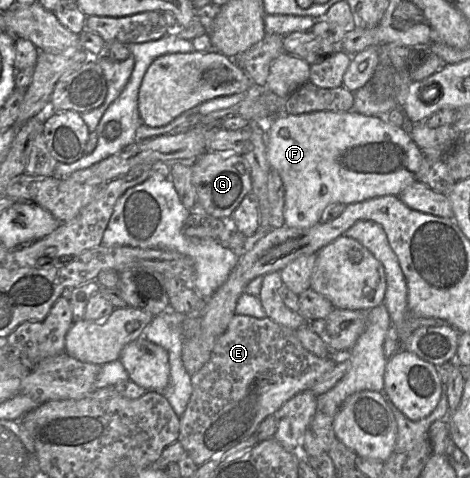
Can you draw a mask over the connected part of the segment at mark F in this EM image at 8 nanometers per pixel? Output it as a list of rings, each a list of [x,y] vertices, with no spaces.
[[[326,110],[275,116],[266,124],[266,153],[271,170],[280,175],[284,185],[285,226],[297,229],[310,228],[321,222],[323,211],[333,204],[349,205],[386,195],[398,196],[417,180],[424,158],[405,128],[377,116]]]

